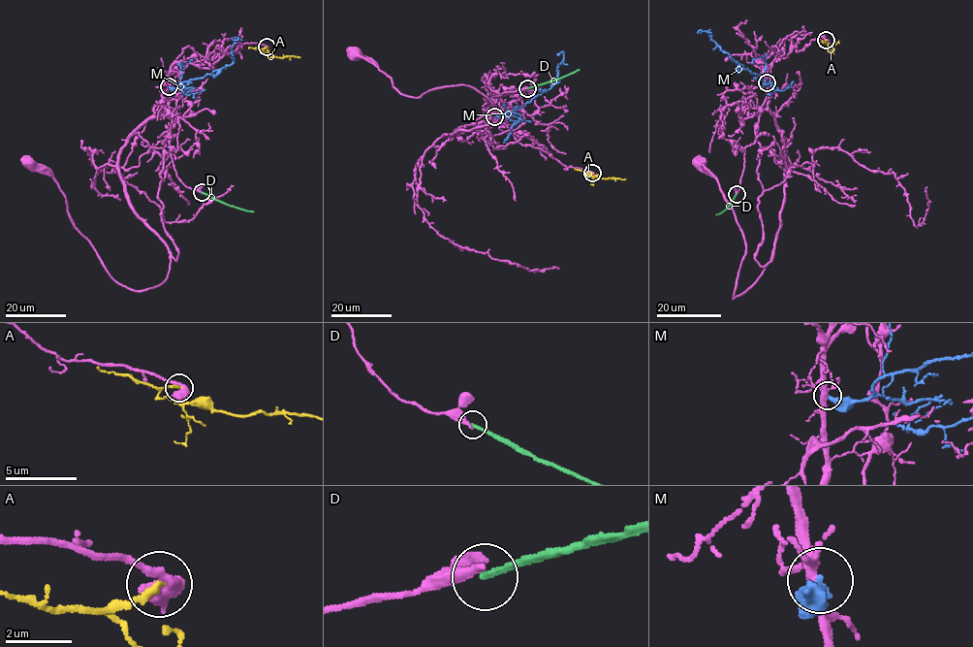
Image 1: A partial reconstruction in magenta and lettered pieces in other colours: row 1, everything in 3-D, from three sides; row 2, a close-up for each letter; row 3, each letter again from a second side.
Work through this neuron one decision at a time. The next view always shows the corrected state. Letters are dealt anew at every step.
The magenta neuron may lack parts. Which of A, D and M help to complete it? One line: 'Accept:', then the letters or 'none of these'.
Accept: none of these

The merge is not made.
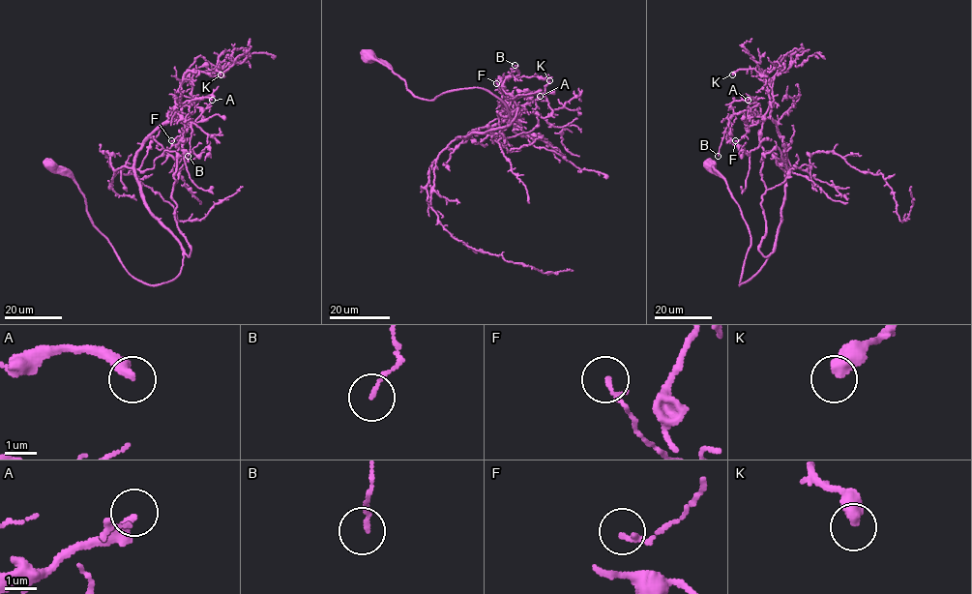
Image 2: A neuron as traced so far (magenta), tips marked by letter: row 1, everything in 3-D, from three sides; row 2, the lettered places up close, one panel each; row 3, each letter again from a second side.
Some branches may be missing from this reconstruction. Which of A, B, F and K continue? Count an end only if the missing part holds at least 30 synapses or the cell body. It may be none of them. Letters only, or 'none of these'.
A

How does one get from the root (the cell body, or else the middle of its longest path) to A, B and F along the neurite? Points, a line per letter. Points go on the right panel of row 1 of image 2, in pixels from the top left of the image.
A: (709, 164), (751, 235), (739, 284), (773, 251), (785, 171), (777, 125), (755, 123), (755, 100), (748, 100)
B: (709, 164), (751, 235), (739, 284), (773, 251), (785, 143), (770, 117), (743, 110), (718, 156)
F: (709, 164), (751, 235), (739, 284), (772, 253), (758, 249), (766, 232), (763, 119), (751, 117), (735, 140)

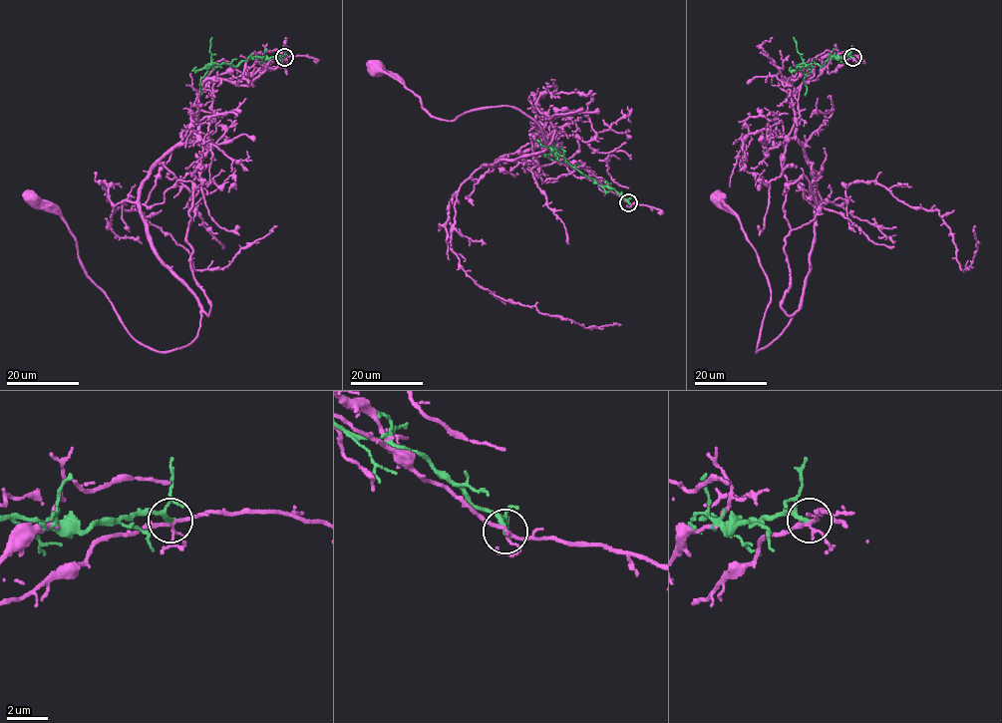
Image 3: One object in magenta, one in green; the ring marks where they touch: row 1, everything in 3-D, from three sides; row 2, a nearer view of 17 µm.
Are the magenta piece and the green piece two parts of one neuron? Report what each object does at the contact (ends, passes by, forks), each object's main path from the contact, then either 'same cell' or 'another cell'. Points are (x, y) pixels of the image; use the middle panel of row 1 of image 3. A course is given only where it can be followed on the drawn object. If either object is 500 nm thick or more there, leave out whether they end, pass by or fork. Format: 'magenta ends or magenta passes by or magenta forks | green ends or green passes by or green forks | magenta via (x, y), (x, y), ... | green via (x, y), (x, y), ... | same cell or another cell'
magenta forks | green passes by | magenta via (628, 202), (549, 157), (550, 138), (530, 135), (554, 131), (545, 148), (511, 106), (435, 118), (374, 68) | green via (628, 202), (613, 189), (578, 171), (552, 151), (544, 155) | another cell

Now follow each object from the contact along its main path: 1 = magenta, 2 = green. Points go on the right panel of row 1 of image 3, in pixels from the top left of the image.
1: (852, 57), (803, 82), (784, 155), (781, 306), (798, 311), (756, 351), (768, 278), (718, 197)
2: (852, 57), (831, 56), (821, 66), (803, 64), (805, 96)

